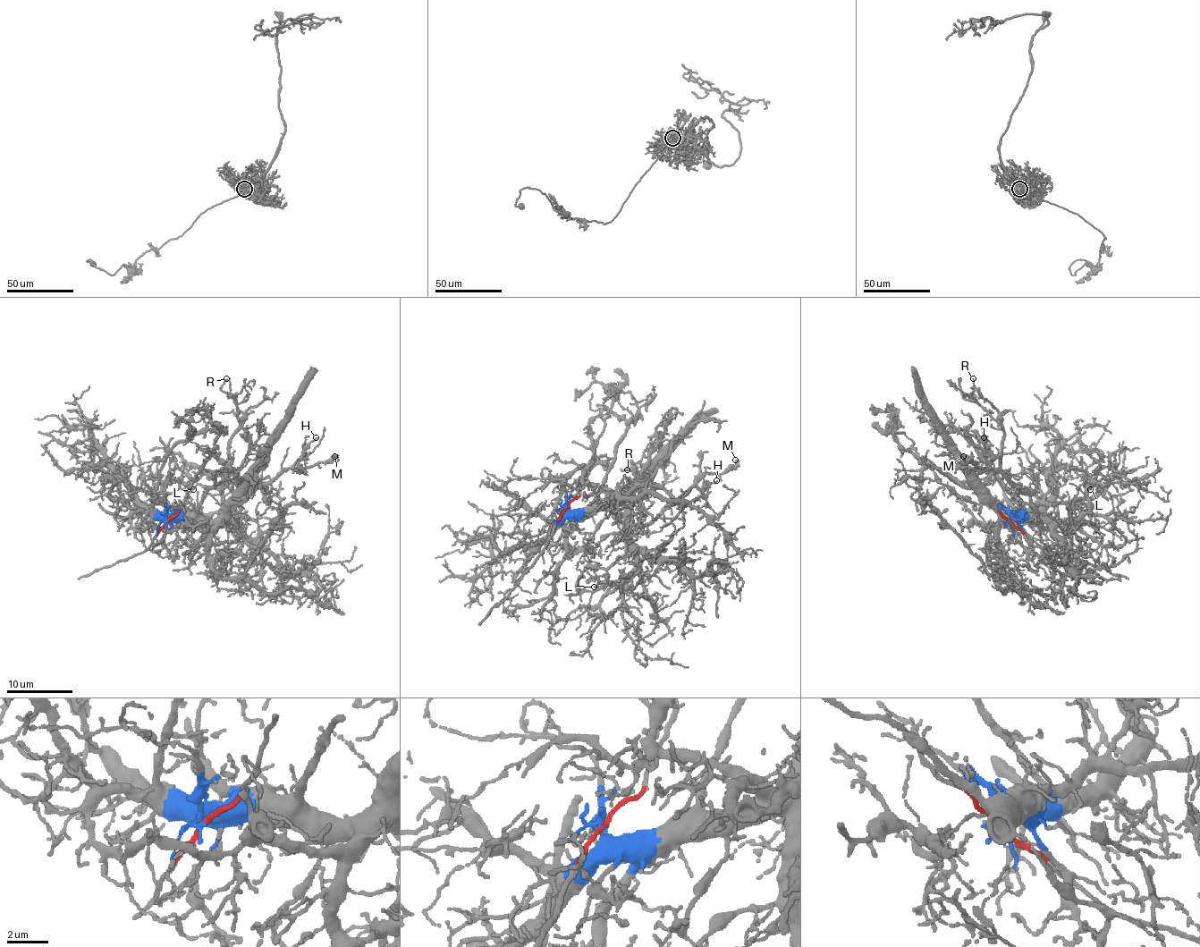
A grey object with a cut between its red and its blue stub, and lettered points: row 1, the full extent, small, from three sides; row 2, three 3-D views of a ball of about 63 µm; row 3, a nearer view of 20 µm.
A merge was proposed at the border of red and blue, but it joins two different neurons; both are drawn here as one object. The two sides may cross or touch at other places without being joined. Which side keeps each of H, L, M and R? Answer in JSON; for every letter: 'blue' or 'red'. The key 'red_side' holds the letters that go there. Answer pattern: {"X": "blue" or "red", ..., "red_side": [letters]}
{"H": "blue", "L": "blue", "M": "blue", "R": "blue", "red_side": []}

